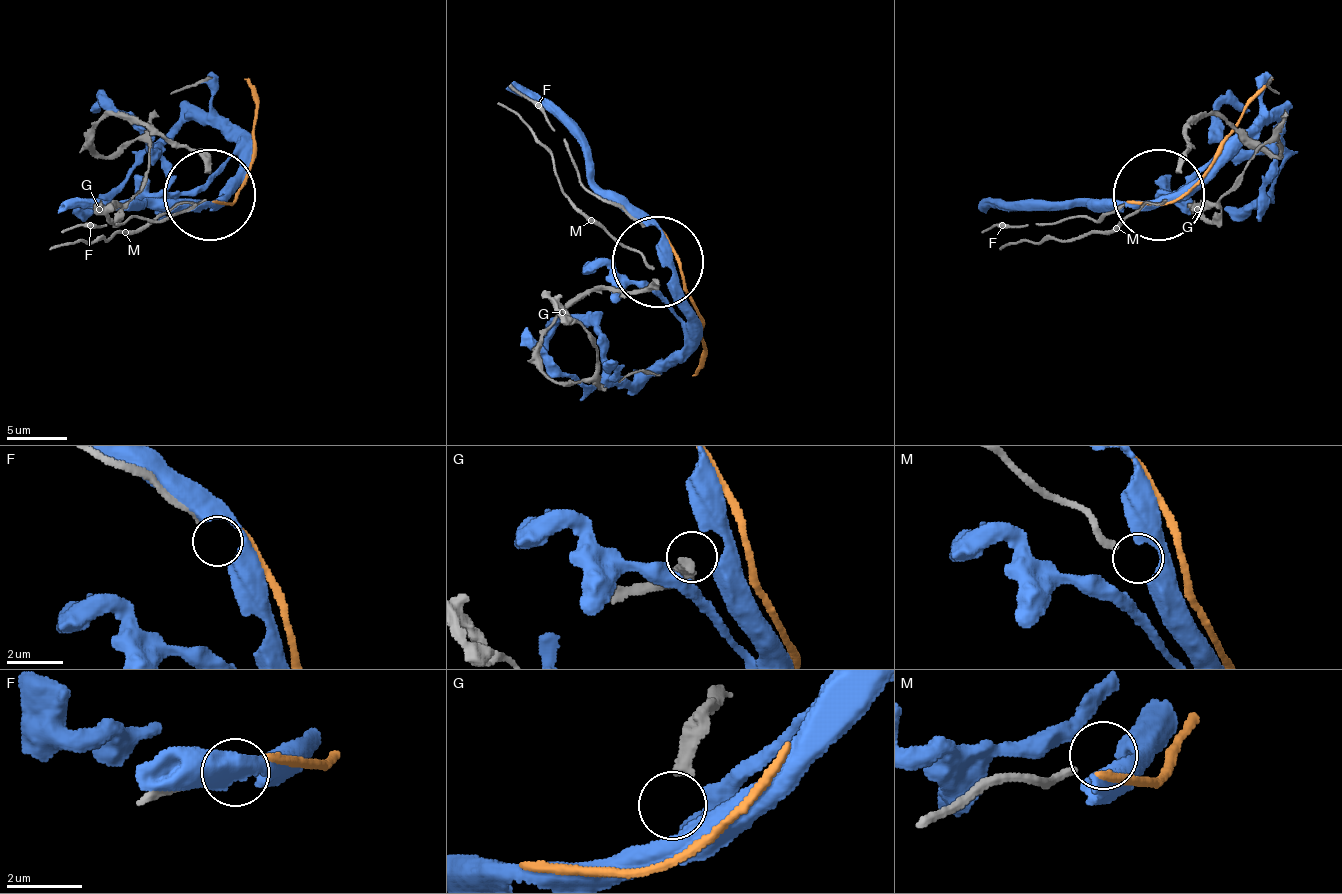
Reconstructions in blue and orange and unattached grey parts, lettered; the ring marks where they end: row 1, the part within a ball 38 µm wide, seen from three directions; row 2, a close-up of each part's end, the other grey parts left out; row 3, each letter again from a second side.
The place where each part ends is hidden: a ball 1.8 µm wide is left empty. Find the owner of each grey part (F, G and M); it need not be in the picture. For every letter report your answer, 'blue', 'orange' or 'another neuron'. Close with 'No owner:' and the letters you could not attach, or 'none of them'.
F: another neuron
G: another neuron
M: another neuron
No owner: F, G, M

